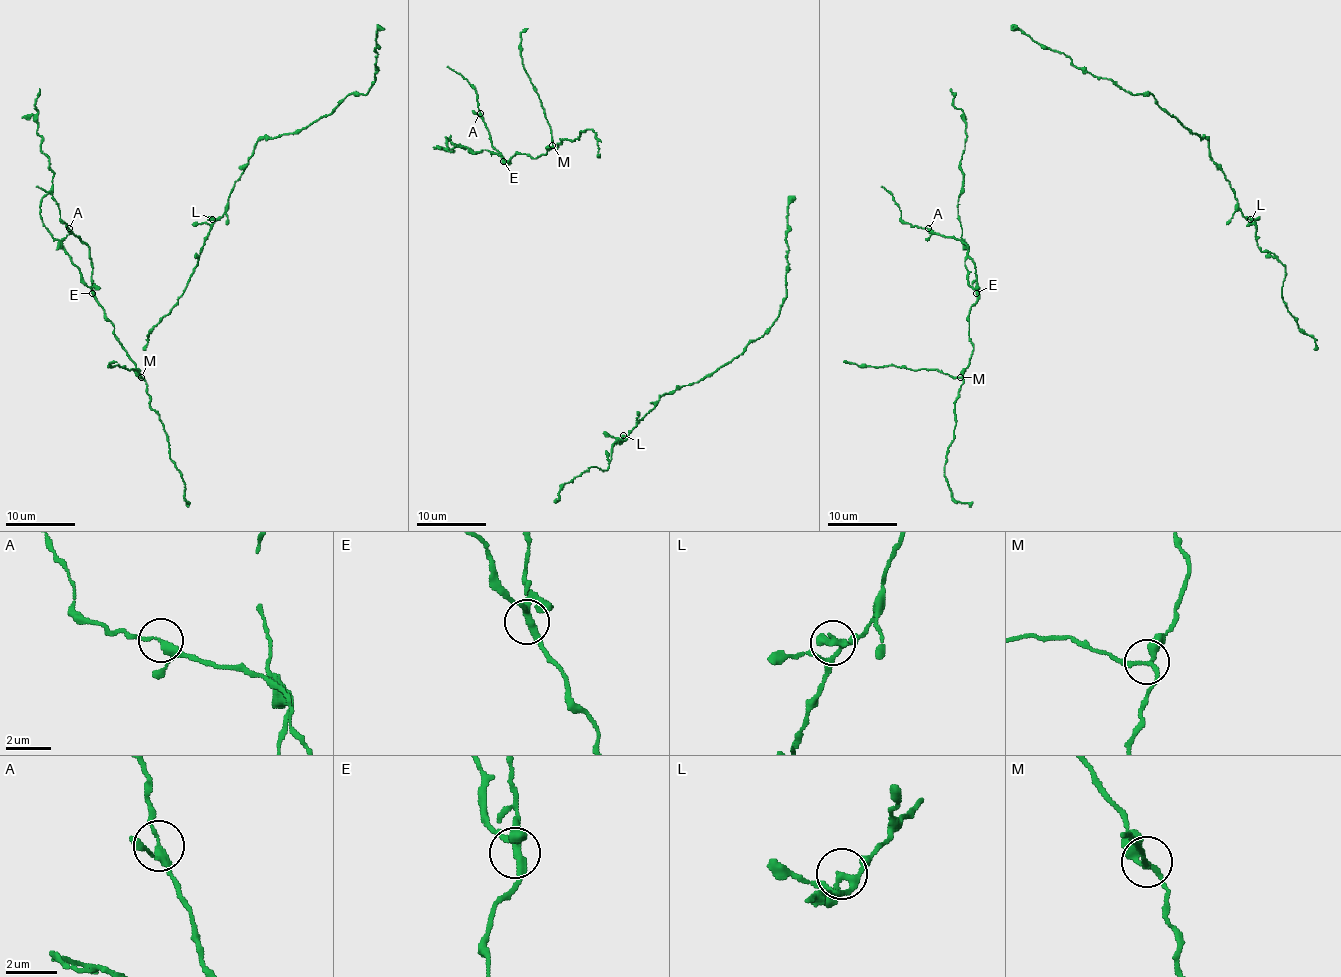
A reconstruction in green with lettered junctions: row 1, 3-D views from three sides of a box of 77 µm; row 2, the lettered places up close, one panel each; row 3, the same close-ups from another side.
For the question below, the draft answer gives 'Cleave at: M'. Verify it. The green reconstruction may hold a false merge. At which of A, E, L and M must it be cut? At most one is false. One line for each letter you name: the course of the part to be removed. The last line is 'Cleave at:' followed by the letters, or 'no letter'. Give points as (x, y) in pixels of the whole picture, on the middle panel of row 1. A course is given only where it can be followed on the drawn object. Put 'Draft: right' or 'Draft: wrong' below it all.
M: (552, 146), (545, 109), (520, 55), (520, 34), (527, 29)
Cleave at: M
Draft: right

